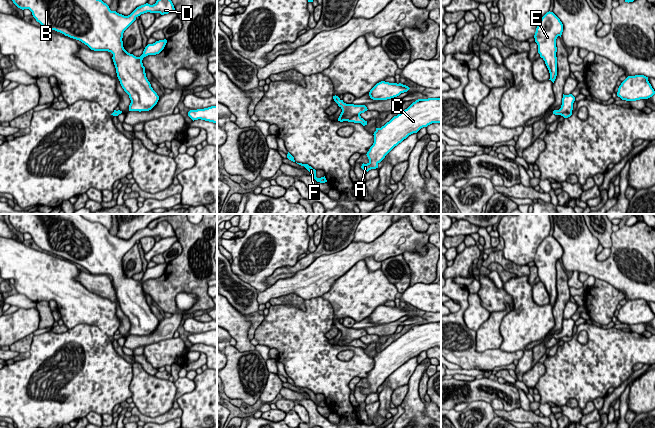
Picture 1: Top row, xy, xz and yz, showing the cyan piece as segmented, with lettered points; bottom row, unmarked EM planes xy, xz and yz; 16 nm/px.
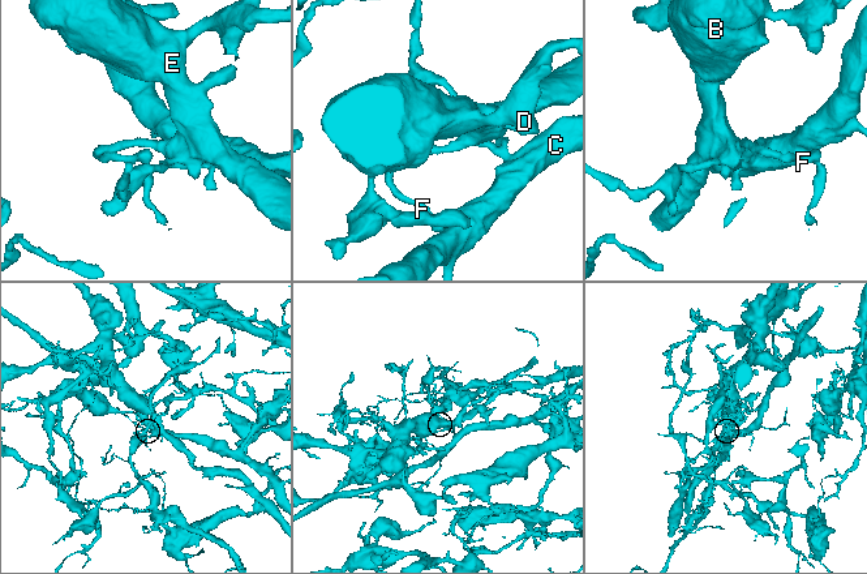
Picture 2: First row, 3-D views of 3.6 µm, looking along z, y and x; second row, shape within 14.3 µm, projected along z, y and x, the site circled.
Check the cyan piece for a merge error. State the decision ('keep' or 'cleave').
cleave

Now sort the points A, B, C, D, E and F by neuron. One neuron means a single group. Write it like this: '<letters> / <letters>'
A C / B D E F

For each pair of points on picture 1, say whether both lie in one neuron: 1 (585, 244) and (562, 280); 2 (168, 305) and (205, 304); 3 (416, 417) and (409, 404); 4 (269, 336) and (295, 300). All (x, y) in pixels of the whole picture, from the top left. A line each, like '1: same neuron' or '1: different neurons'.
1: different neurons
2: same neuron
3: same neuron
4: different neurons

